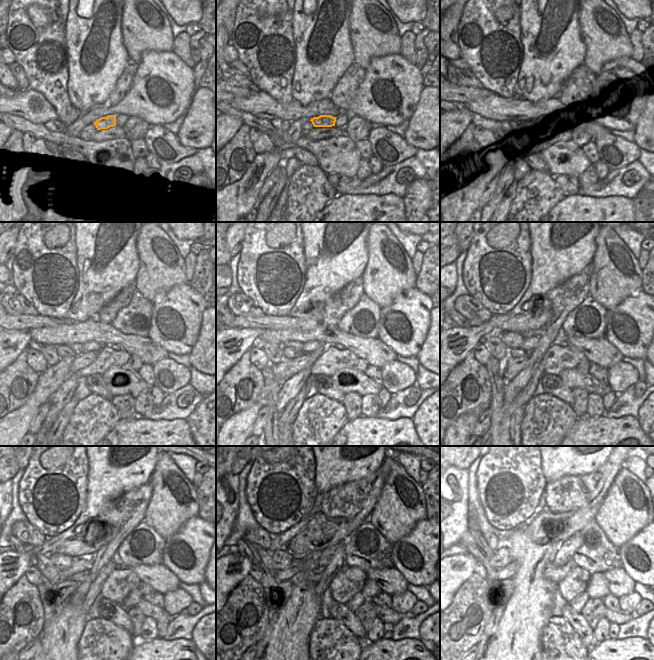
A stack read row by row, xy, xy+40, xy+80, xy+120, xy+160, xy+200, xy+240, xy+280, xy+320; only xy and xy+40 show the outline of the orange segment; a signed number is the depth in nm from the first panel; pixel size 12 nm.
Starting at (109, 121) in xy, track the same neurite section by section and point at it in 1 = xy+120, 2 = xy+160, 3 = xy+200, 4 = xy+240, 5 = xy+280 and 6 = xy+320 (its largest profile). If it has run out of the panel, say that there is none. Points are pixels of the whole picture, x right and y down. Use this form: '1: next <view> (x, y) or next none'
1: next xy+120 (91, 345)
2: next xy+160 (310, 346)
3: next xy+200 (529, 344)
4: next xy+240 (79, 565)
5: next xy+280 (296, 566)
6: next xy+320 (508, 572)

